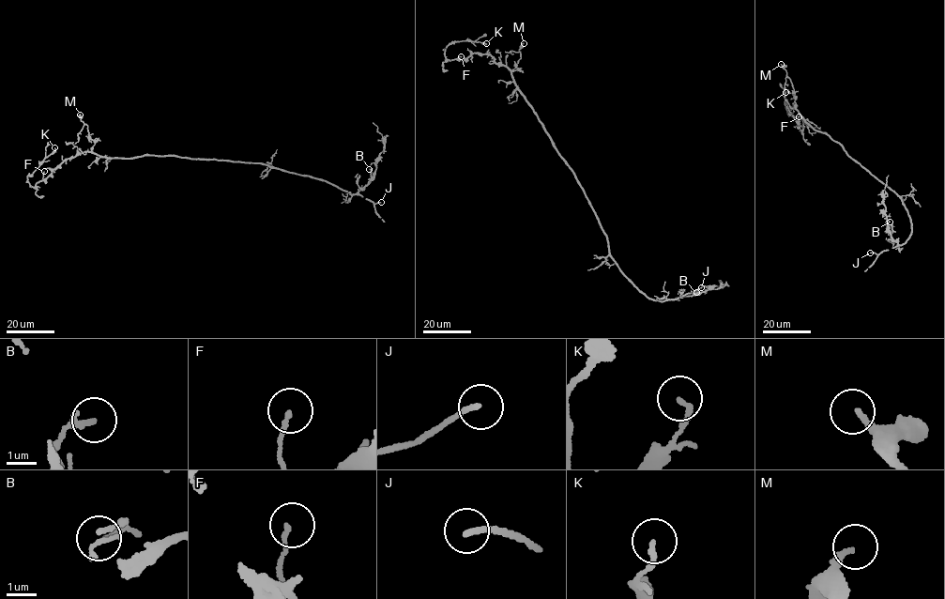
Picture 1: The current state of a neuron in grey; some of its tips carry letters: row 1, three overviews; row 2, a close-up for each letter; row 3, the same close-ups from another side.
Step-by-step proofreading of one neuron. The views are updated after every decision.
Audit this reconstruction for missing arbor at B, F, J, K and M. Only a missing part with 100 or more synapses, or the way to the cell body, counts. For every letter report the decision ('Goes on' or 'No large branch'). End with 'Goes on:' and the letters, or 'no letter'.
B: No large branch
F: No large branch
J: Goes on
K: No large branch
M: No large branch
Goes on: J

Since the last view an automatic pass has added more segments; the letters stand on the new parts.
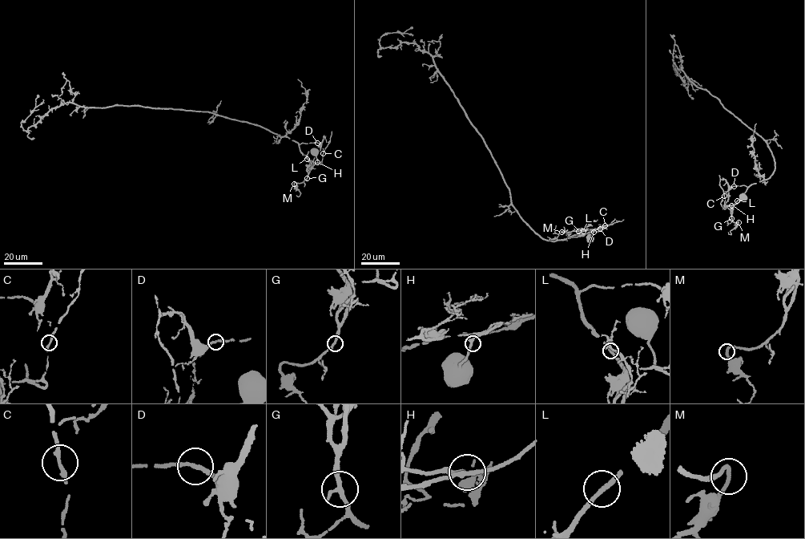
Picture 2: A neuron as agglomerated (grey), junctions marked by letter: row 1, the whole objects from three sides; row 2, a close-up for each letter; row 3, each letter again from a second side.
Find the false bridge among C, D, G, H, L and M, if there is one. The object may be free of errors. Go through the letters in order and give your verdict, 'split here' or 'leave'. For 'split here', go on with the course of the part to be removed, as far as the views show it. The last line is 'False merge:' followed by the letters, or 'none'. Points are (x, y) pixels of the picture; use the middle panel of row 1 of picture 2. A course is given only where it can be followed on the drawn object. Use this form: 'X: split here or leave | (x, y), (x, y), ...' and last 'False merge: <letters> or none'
C: leave
D: leave
G: leave
H: leave
L: leave
M: leave
False merge: none

